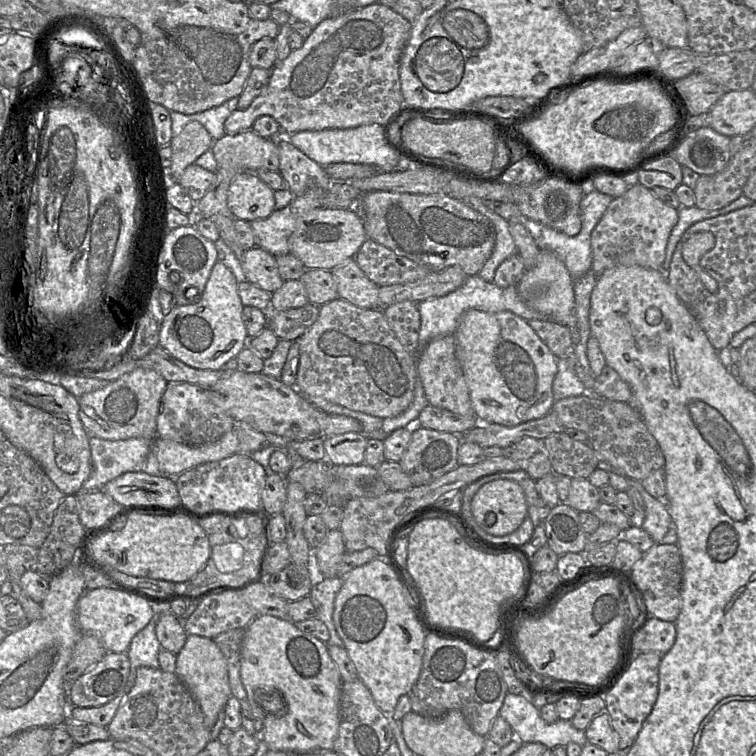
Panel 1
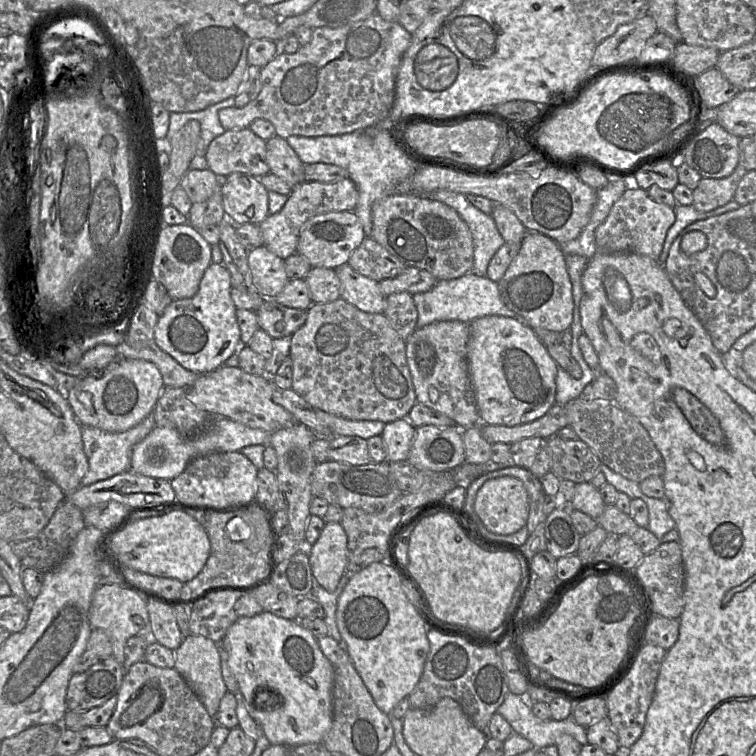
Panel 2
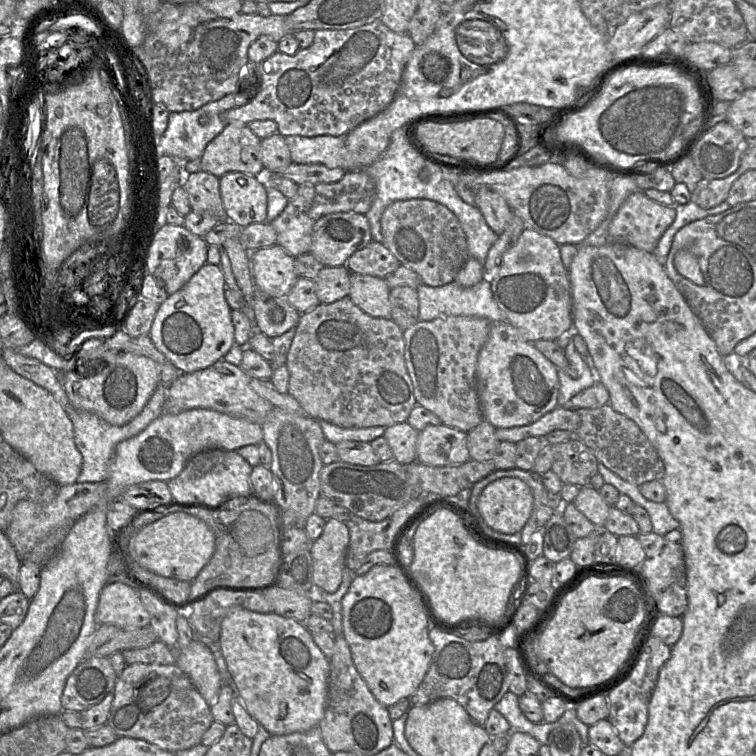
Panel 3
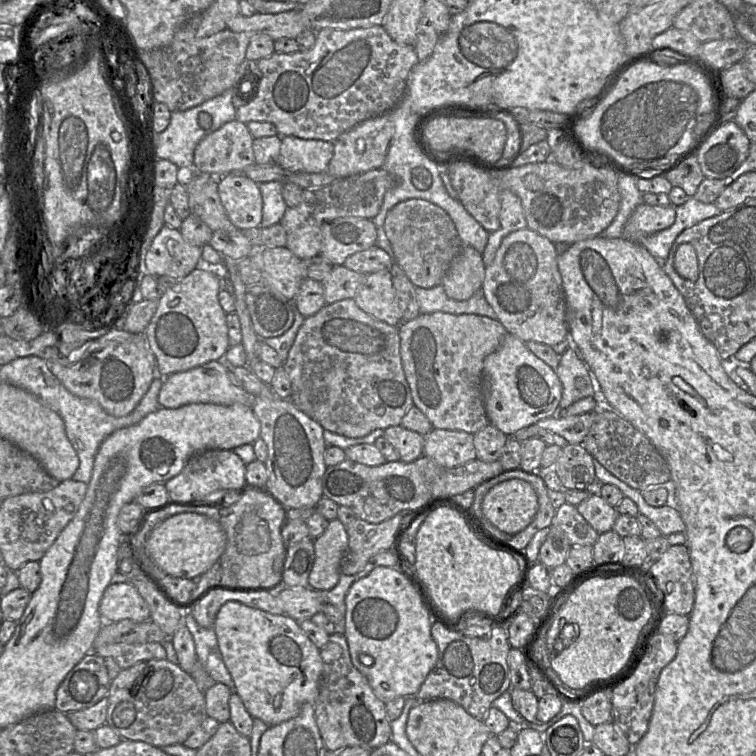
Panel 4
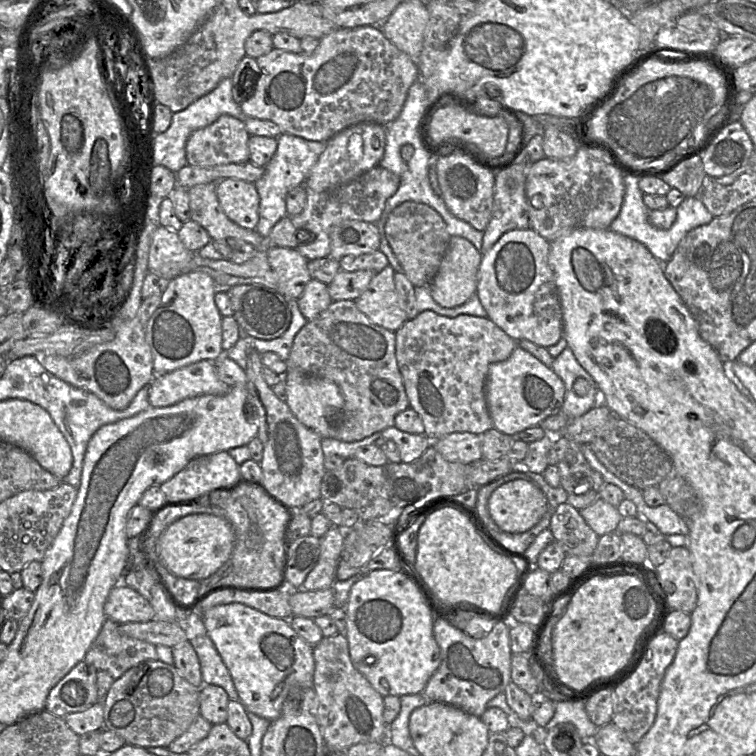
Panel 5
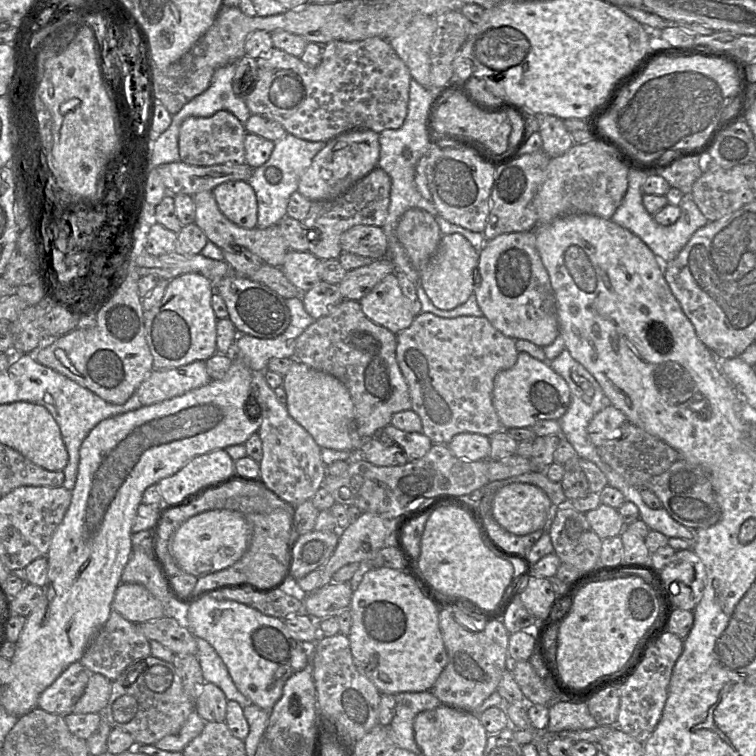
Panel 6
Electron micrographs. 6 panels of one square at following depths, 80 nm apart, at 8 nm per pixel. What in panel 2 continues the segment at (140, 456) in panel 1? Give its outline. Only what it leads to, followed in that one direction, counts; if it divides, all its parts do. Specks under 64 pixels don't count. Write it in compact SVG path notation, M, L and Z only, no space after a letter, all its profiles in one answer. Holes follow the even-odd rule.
M154 410L142 422L125 432L111 433L95 427L82 426L83 449L88 459L89 468L81 481L81 486L89 486L129 471L134 446L141 442L154 427Z

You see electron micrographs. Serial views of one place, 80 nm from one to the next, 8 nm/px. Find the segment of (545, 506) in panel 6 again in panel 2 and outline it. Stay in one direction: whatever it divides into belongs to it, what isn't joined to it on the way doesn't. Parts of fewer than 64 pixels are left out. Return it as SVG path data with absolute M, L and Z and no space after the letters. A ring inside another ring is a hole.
M516 478L489 480L477 492L474 512L489 532L497 535L514 534L528 520L528 493L523 483Z

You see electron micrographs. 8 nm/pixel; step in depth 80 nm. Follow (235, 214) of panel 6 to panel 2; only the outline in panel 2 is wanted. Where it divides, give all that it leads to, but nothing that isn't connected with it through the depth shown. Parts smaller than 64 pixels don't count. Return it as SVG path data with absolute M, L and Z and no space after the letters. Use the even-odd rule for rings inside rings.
M232 173L220 180L220 188L226 218L234 225L259 225L268 217L268 190L258 178Z

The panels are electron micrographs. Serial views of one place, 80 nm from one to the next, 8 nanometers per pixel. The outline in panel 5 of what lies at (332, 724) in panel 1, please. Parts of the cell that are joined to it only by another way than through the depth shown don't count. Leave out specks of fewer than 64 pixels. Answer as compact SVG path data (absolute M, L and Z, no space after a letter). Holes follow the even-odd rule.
M241 603L214 606L202 614L207 634L227 667L240 702L247 712L270 722L278 719L291 687L313 688L313 647L290 626L289 620L270 617Z

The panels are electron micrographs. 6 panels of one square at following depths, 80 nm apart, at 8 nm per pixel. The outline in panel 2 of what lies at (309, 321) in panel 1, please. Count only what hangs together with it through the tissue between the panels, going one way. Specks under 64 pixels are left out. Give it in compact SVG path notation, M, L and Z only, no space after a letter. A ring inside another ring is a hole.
M265 298L256 312L259 329L272 339L292 336L306 321L306 310L288 308Z

